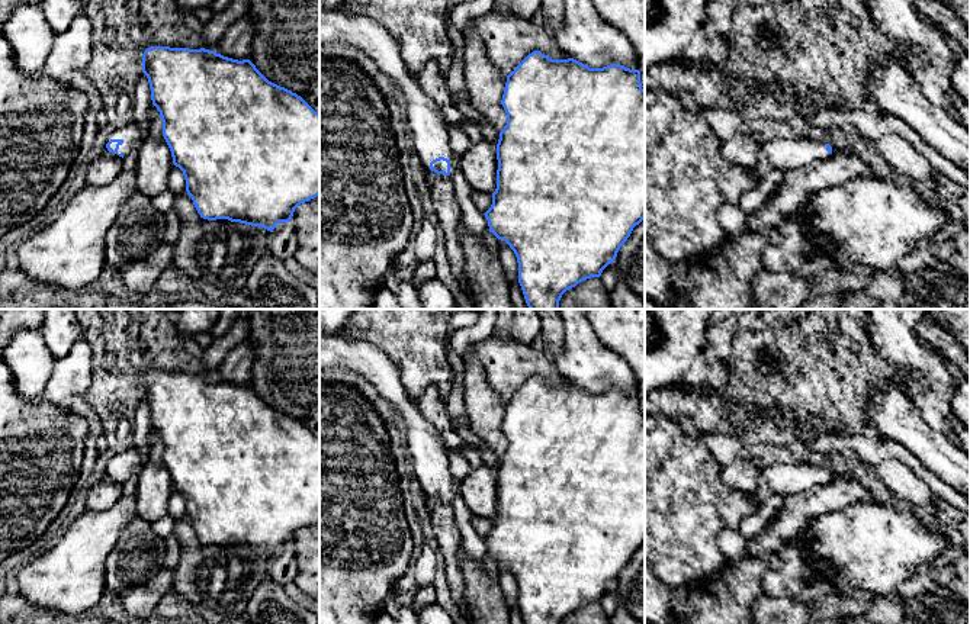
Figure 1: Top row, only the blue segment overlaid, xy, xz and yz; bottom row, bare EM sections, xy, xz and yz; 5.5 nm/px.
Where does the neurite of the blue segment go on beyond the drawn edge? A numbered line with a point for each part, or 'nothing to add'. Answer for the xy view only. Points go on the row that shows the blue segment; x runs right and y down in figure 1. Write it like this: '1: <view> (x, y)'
1: xy (131, 134)

